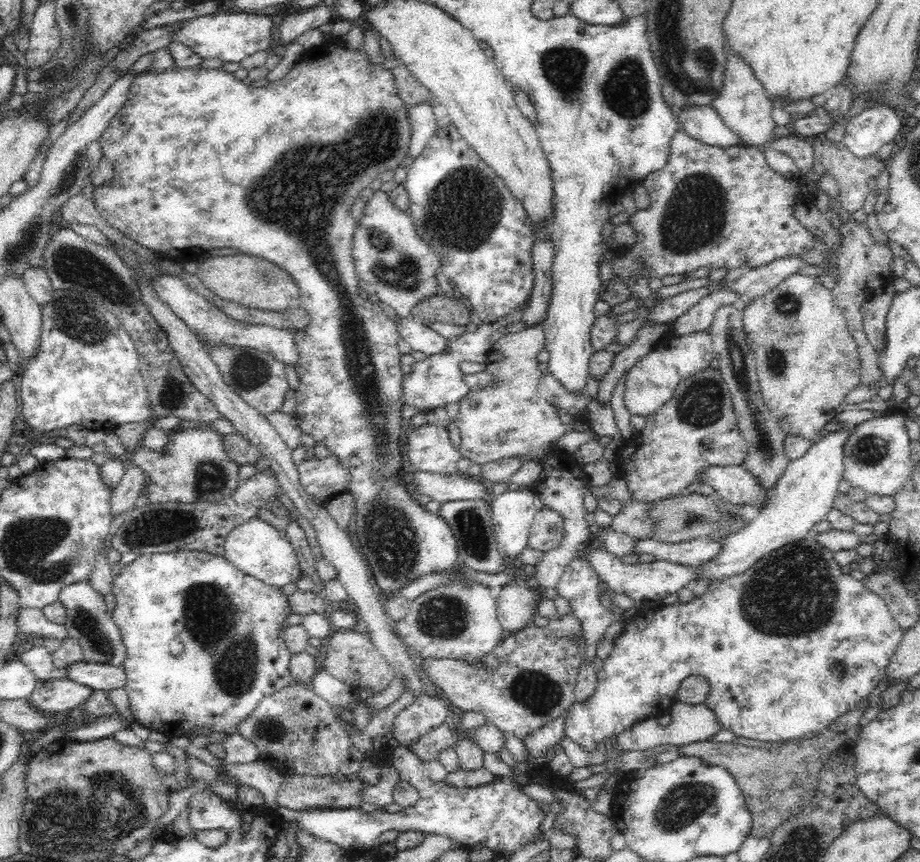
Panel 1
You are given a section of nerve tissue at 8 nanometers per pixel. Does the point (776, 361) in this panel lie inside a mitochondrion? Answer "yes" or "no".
yes

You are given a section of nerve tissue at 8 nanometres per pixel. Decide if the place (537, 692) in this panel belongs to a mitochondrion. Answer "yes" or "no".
yes

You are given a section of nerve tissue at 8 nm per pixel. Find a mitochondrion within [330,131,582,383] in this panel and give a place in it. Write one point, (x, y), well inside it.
(462, 213)

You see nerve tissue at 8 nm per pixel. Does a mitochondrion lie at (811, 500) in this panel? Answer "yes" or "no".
no

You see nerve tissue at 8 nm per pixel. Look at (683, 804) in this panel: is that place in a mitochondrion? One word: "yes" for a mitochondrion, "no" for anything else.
yes

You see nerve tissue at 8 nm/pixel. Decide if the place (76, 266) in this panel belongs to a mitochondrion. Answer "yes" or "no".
yes

